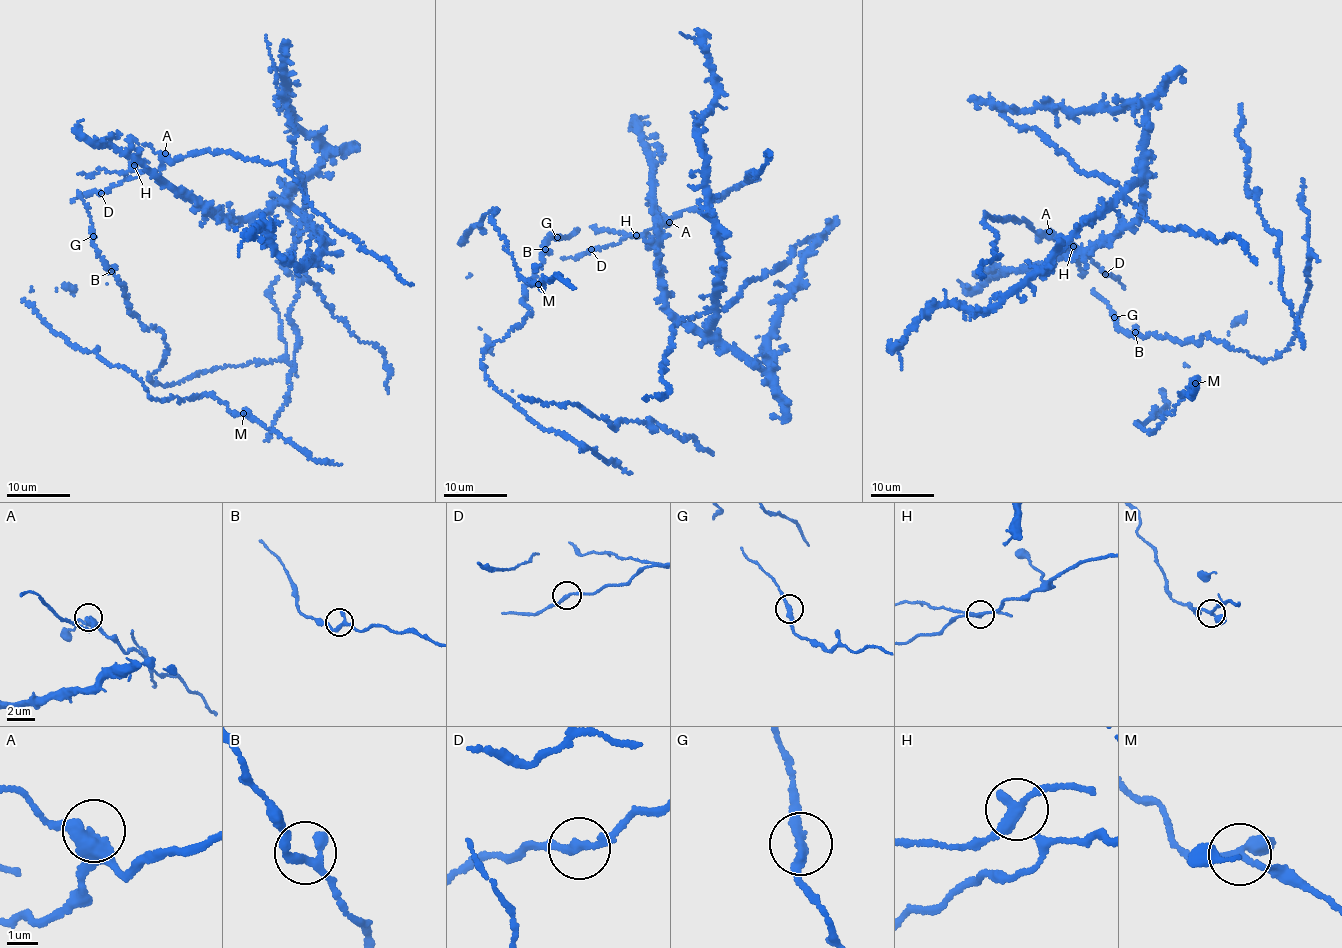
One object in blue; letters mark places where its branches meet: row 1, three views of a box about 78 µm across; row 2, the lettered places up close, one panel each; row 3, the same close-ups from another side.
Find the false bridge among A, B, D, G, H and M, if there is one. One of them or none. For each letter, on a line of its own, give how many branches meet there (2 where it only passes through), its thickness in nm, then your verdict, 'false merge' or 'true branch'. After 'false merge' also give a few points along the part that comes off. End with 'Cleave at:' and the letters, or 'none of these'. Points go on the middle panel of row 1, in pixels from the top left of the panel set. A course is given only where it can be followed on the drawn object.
A: 3 branches meet; 360 nm thick; true branch
B: 3 branches meet; 200 nm thick; true branch
D: 2 branches meet; 240 nm thick; true branch
G: 2 branches meet; 320 nm thick; true branch
H: 3 branches meet; 240 nm thick; false merge; foreign part runs (636, 235), (598, 231), (591, 226)
M: 3 branches meet; 280 nm thick; true branch
Cleave at: H

